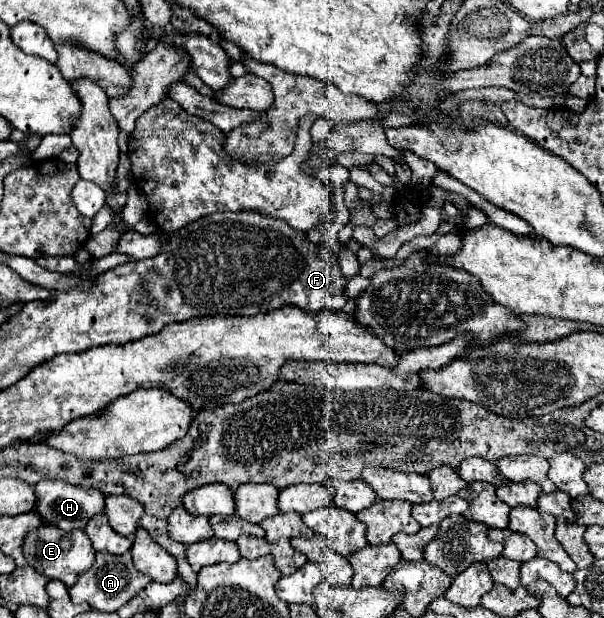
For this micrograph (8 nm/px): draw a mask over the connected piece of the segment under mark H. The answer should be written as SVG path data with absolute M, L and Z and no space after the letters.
M43 479L35 485L35 497L37 497L35 511L39 513L39 517L43 517L45 523L55 525L63 531L83 529L87 525L87 521L95 513L103 513L103 507L105 507L105 495L99 493L99 489L83 489L83 487L69 485L67 481Z

